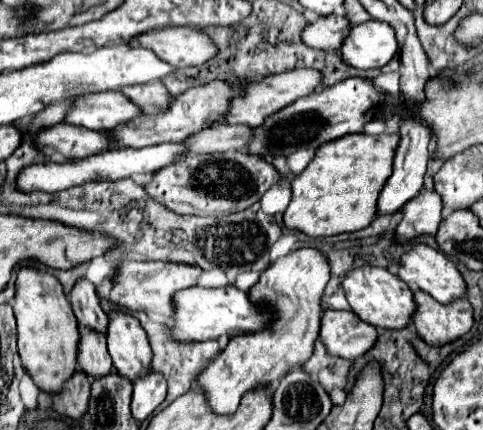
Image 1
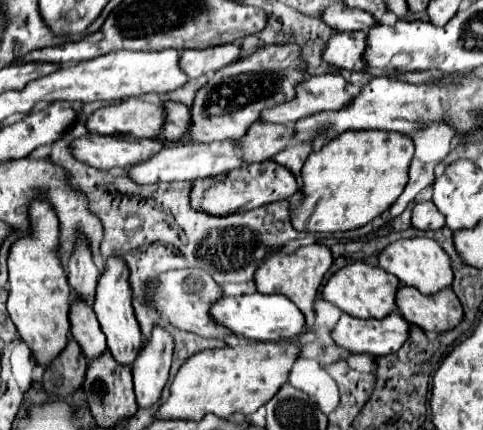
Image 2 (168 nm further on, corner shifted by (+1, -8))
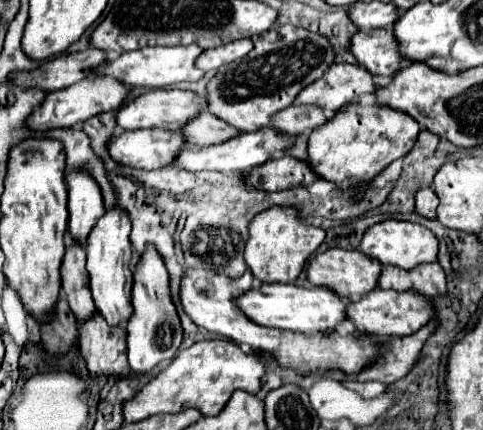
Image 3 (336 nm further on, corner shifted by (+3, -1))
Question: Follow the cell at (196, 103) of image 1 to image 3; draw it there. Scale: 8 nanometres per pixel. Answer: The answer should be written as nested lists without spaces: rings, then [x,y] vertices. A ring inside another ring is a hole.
[[[277,25],[253,35],[253,51],[215,73],[207,83],[207,109],[241,131],[257,131],[267,127],[277,111],[289,107],[293,97],[305,85],[317,81],[329,65],[333,65],[333,49],[325,37],[293,25]]]

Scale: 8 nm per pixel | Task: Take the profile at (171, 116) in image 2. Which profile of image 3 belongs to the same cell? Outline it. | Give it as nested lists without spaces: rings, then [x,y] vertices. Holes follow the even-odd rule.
[[[209,111],[197,113],[183,129],[183,141],[189,147],[203,147],[203,145],[215,145],[221,141],[227,141],[229,137],[237,135],[239,131],[233,129],[231,125],[225,125],[221,119],[213,117]]]

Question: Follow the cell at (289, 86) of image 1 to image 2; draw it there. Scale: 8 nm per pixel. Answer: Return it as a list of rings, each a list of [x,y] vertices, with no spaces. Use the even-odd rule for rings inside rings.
[[[321,74],[311,76],[297,86],[297,96],[275,108],[269,108],[261,114],[261,120],[275,124],[295,124],[315,112],[339,110],[343,104],[351,102],[353,94],[347,90],[347,80],[339,74]]]

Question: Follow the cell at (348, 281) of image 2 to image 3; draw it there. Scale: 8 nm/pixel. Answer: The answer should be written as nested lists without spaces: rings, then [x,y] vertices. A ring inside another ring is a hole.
[[[335,247],[335,249],[327,249],[325,253],[315,255],[309,261],[307,279],[311,285],[327,287],[327,289],[335,291],[339,297],[347,299],[349,295],[367,295],[369,291],[373,291],[377,287],[381,269],[383,269],[383,265],[379,261],[373,261],[371,257],[367,257],[361,251],[345,251],[345,249]]]

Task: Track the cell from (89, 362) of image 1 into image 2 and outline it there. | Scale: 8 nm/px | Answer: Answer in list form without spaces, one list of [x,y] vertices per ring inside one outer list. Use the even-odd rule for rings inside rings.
[[[73,298],[69,308],[69,322],[71,322],[71,334],[75,336],[75,340],[79,342],[89,360],[101,356],[107,350],[105,334],[99,328],[91,304],[83,304],[79,298]]]

